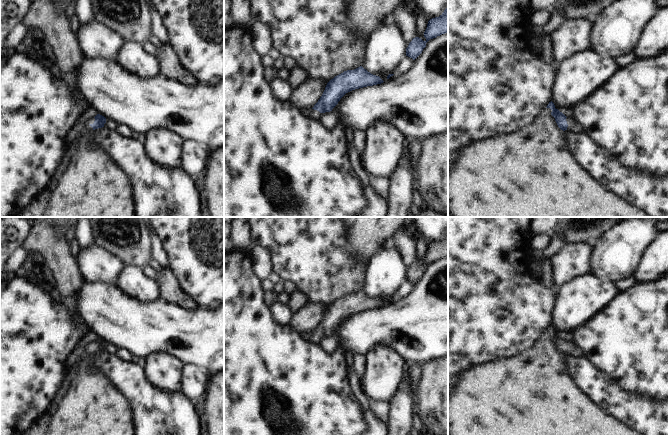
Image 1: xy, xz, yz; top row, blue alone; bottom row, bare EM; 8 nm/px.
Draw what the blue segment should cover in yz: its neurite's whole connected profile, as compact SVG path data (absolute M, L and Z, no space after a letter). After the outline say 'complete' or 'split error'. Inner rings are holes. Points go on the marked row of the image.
M552 101L549 102L546 108L550 108L552 110L551 115L555 118L555 121L561 130L565 131L568 129L571 131L583 131L583 126L581 123L575 119L566 117L562 112L555 108Z | split error

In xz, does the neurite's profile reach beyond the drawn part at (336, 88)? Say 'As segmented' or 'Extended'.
Extended

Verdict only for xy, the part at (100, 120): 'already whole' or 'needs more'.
needs more

